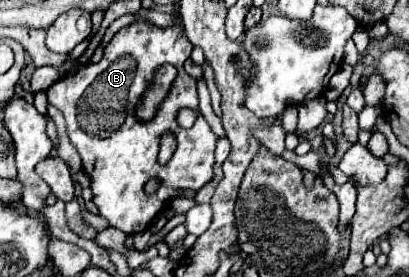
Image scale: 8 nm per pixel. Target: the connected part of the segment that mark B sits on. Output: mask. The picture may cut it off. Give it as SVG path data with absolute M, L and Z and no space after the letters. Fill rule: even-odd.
M145 22L131 24L111 38L97 64L79 66L75 74L57 80L47 90L47 102L61 110L69 140L81 154L83 172L91 178L93 202L99 214L107 218L109 226L125 234L147 230L157 210L163 208L177 188L199 190L213 178L213 152L219 138L207 120L199 114L189 130L183 130L175 122L179 108L199 108L195 78L183 70L183 62L191 56L191 50L193 46L181 28L157 28ZM161 64L173 64L177 68L177 78L153 120L139 122L135 118L135 106L141 98L139 86L143 86L143 90L151 86L155 70ZM165 132L175 134L177 150L171 162L161 166L157 164L157 154ZM153 176L161 178L161 188L153 196L147 196L143 186Z

